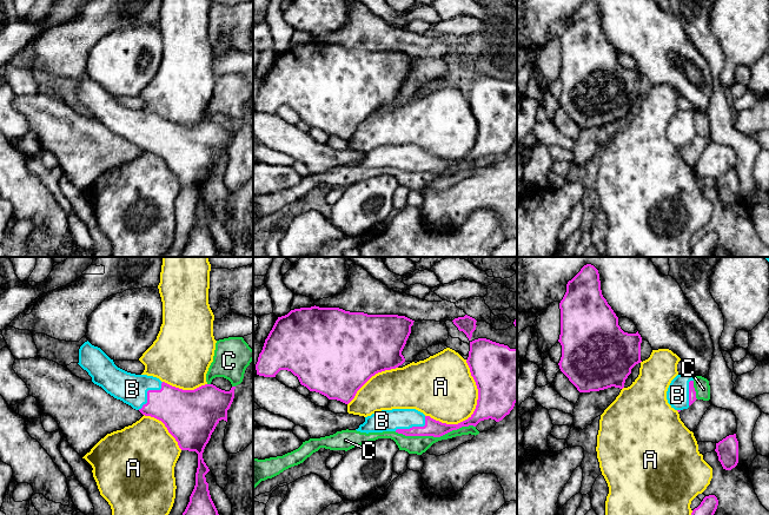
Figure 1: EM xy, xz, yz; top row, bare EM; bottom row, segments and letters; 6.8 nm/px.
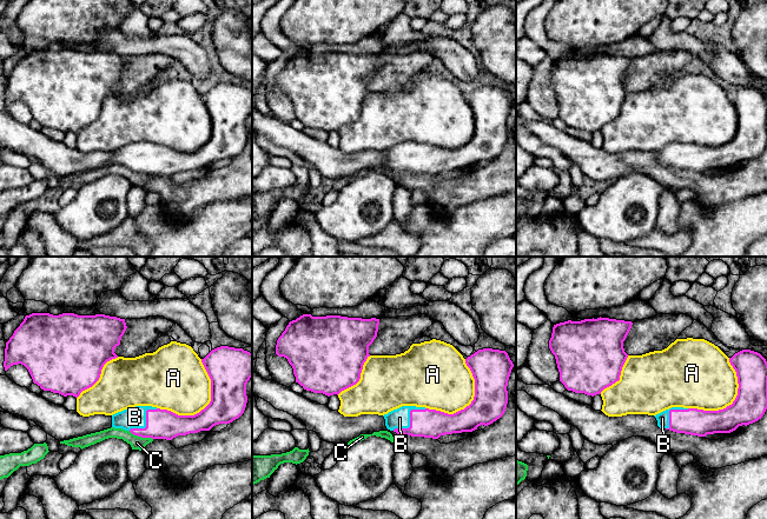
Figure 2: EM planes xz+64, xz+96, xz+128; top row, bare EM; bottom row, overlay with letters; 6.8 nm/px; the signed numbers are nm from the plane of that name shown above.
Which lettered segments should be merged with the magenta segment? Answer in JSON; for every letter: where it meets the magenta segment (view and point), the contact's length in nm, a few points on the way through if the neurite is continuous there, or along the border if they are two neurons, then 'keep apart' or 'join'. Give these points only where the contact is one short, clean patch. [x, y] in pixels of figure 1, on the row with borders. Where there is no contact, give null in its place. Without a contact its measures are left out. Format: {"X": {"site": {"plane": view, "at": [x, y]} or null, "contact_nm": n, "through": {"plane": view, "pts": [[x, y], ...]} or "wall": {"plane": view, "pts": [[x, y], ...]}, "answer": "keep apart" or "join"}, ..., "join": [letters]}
{"A": {"site": {"plane": "xz", "at": [475, 410]}, "contact_nm": 480, "answer": "keep apart"}, "B": {"site": {"plane": "xy", "at": [147, 391]}, "contact_nm": 260, "through": {"plane": "xy", "pts": [[178, 409], [154, 398], [147, 391], [132, 389]]}, "answer": "join"}, "C": {"site": {"plane": "xz", "at": [435, 436]}, "contact_nm": 550, "answer": "keep apart"}, "join": ["B"]}

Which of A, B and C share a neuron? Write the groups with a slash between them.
A / B / C

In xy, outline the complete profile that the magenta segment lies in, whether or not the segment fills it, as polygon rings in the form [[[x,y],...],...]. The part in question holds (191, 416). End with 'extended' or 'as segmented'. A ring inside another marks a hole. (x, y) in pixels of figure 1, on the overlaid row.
[[[88,341],[79,349],[78,364],[88,372],[92,382],[101,387],[107,394],[139,410],[142,415],[161,421],[181,450],[198,454],[195,486],[183,515],[219,515],[206,482],[205,475],[210,469],[204,462],[203,453],[217,424],[221,420],[227,422],[227,410],[233,402],[236,387],[232,387],[230,391],[225,391],[213,384],[205,384],[194,390],[183,390],[161,382],[157,377],[135,375],[118,368],[113,359]]]; extended

